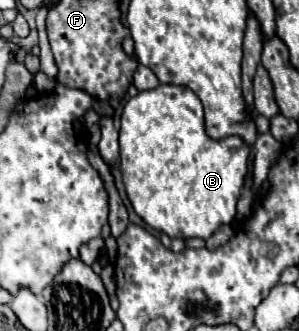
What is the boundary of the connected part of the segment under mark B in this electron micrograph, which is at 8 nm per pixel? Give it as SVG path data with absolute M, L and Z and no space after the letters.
M176 84L144 90L124 104L119 162L134 212L170 238L202 238L230 224L248 172L250 144L238 136L212 140L204 130L200 98Z

